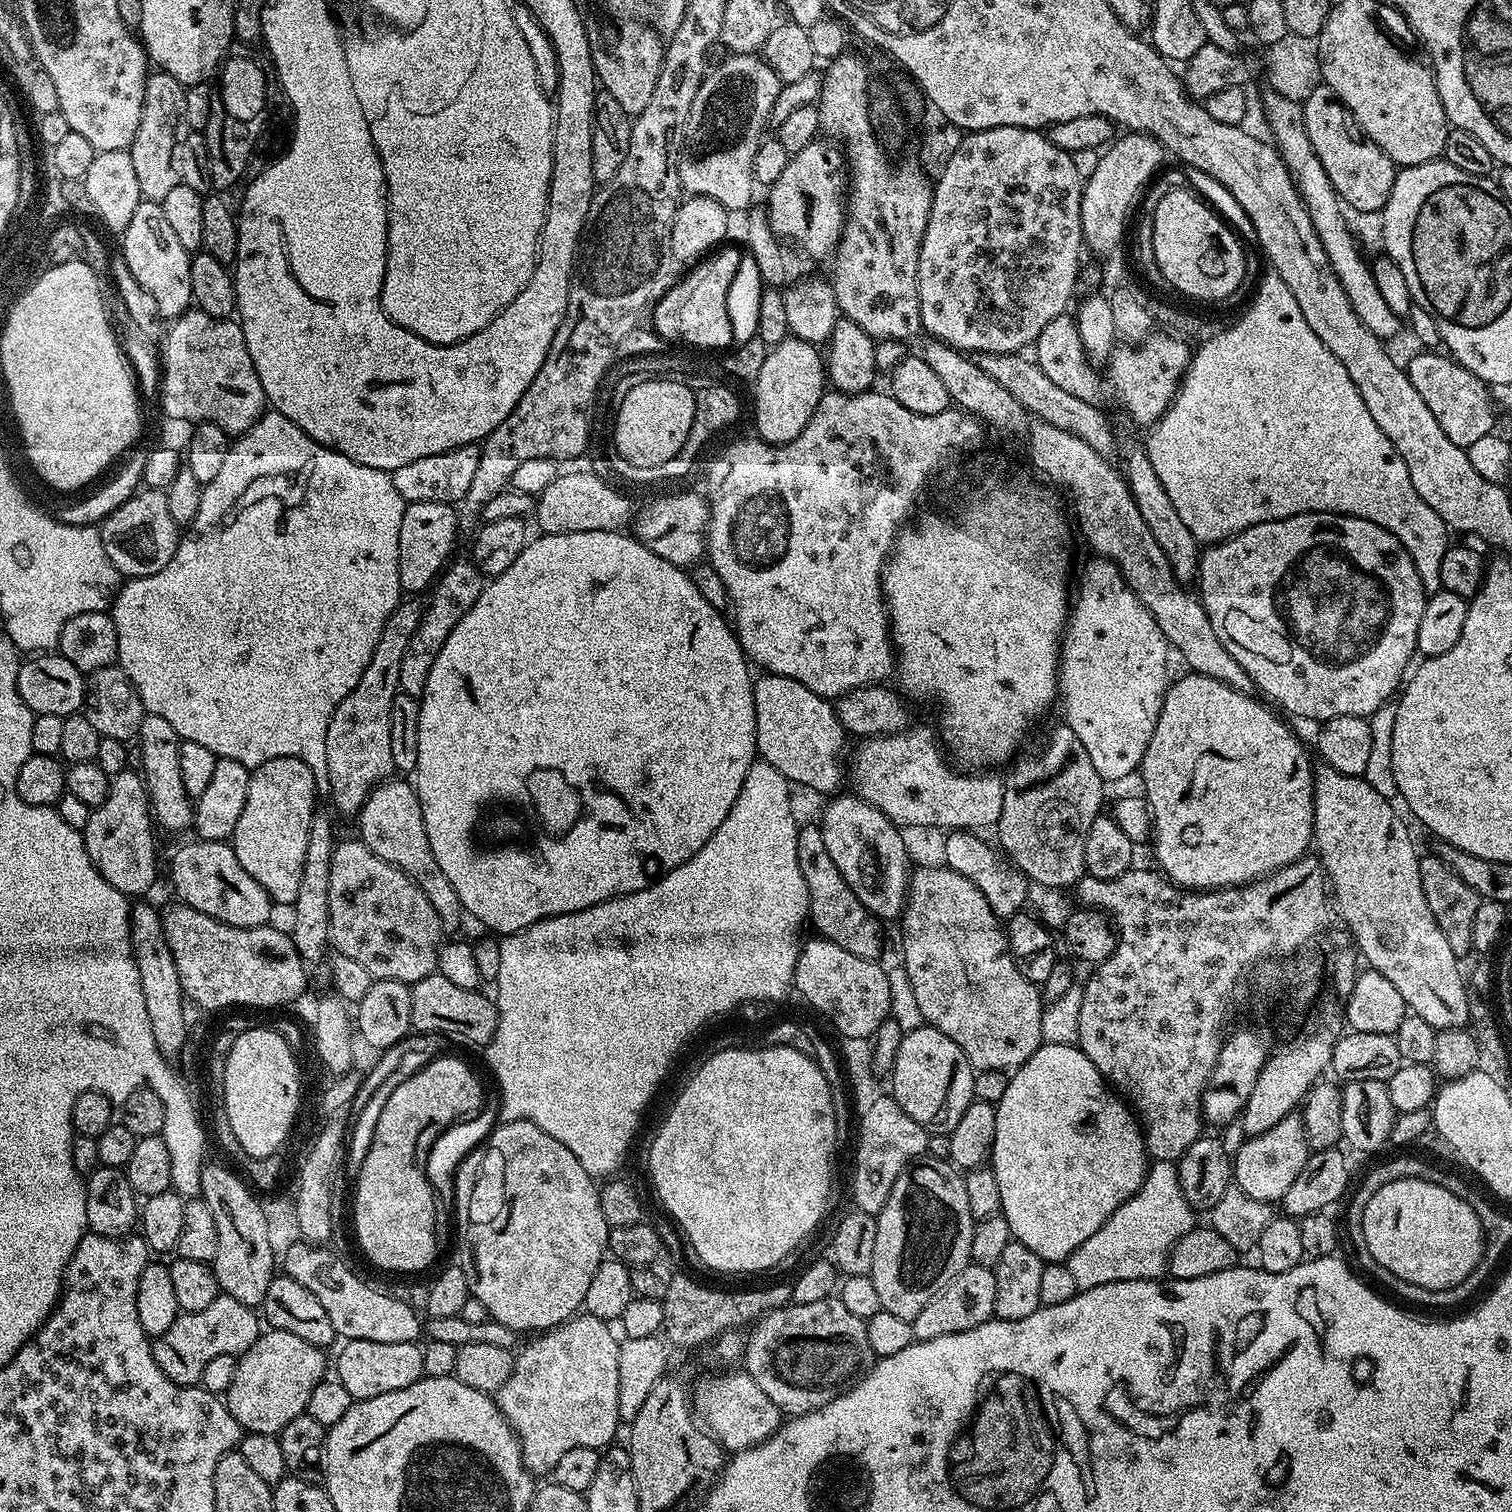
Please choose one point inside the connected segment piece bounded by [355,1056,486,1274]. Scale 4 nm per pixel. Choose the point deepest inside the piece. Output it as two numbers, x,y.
395,1203

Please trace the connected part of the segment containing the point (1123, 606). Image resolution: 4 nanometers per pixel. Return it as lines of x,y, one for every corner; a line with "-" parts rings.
1107,558
1091,559
1085,562
1084,569
1080,572
1080,585
1077,588
1075,585
1068,623
1064,625
1064,634
1060,641
1058,700
1061,705
1064,703
1063,723
1068,724
1070,730
1074,730
1074,734
1078,734
1082,747
1086,749
1086,754
1090,754
1090,762
1094,766
1094,770
1098,770
1098,774
1105,782
1112,782
1112,780
1124,780
1131,772
1133,775
1139,769
1142,758
1146,754
1146,746
1150,746
1150,738
1154,738
1154,726
1158,726
1158,714
1162,714
1162,702
1164,696
1168,693
1170,683
1170,675
1168,676
1170,645
1167,638
1162,634
1162,630
1158,630
1158,622
1154,622
1150,610
1146,610
1146,606
1142,606
1139,598
1128,588
1122,574
1116,569
1116,563

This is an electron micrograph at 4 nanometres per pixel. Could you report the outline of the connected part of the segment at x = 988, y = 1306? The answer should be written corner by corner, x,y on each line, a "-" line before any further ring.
968,1263
960,1273
918,1314
912,1321
912,1335
916,1340
933,1340
942,1338
946,1334
958,1334
966,1330
974,1330
974,1326
982,1326
987,1320
993,1319
994,1316
994,1274
991,1268
978,1266
977,1264

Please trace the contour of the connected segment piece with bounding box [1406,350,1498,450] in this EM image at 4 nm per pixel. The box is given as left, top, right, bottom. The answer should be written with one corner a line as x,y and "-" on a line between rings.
1420,350
1417,356
1409,358
1406,371
1414,390
1422,394
1422,402
1430,406
1430,414
1434,414
1438,426
1446,430
1446,438
1450,438
1454,446
1467,450
1478,438
1494,432
1498,408
1489,385
1470,374
1470,370
1453,360
1451,355
1440,354
1436,350

